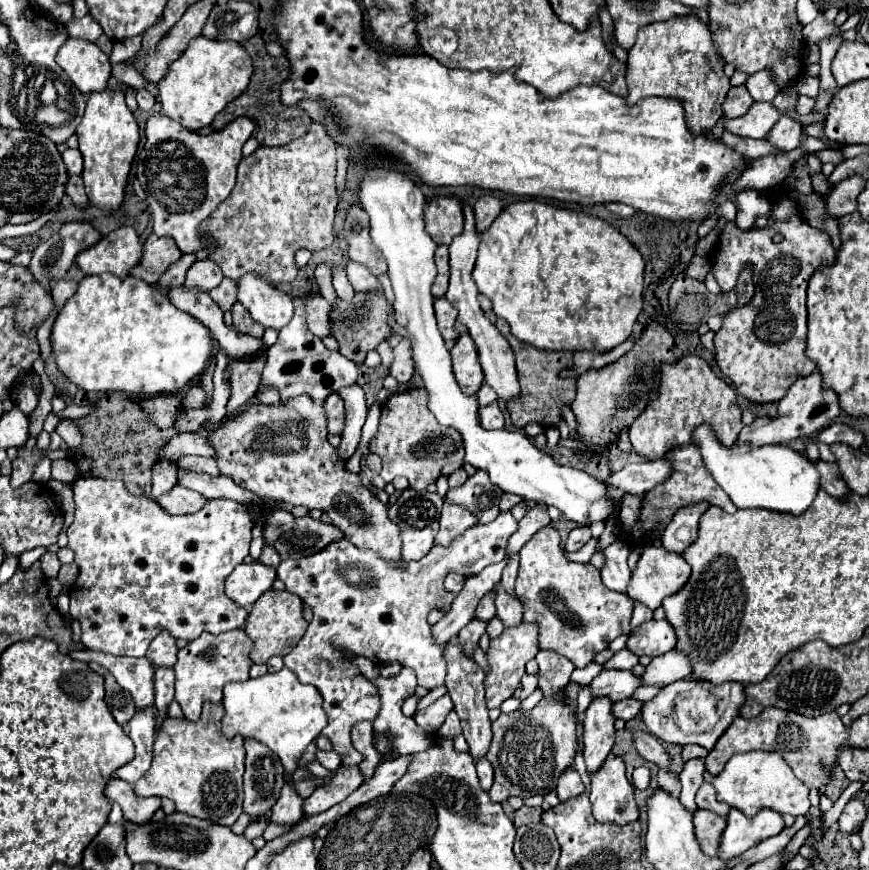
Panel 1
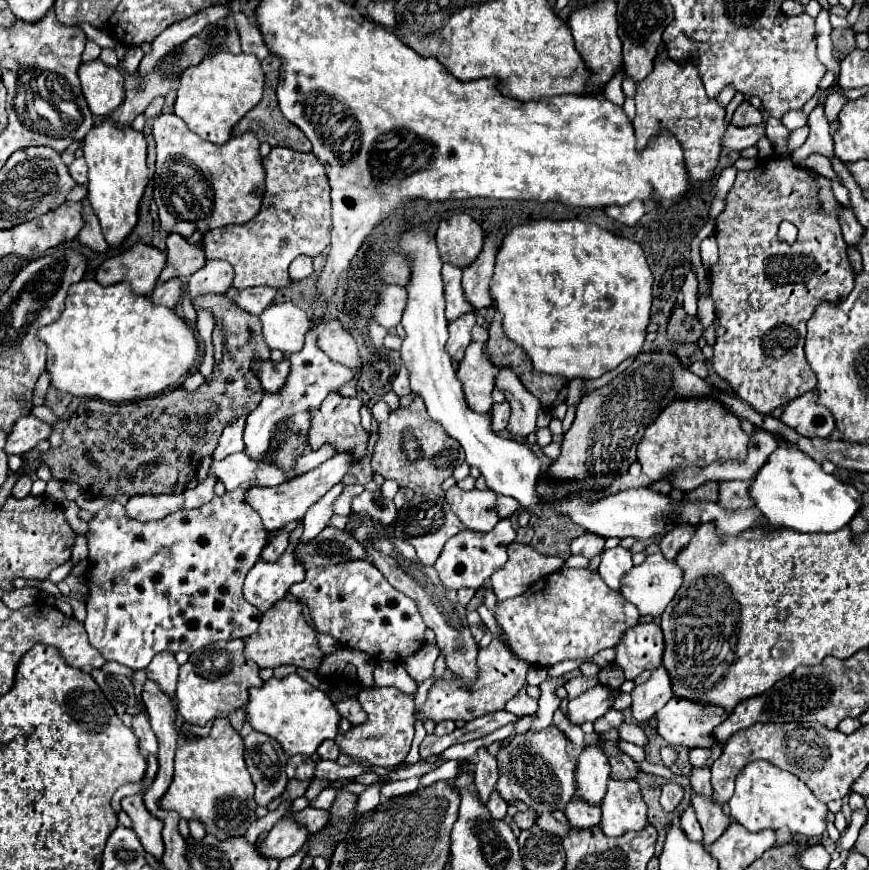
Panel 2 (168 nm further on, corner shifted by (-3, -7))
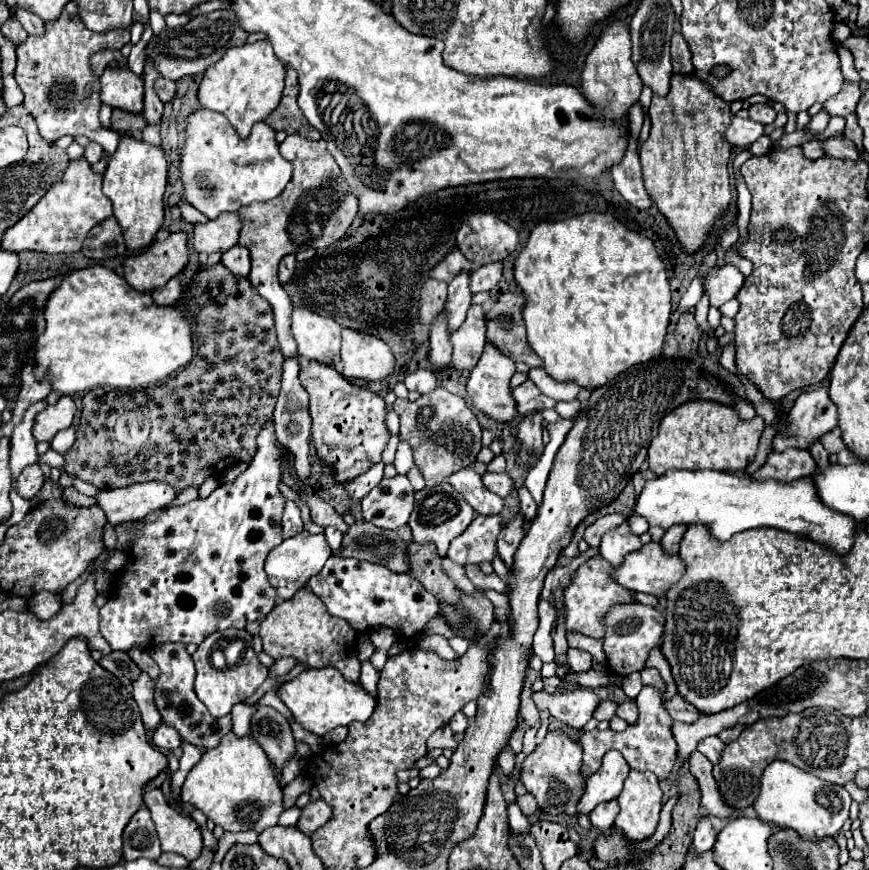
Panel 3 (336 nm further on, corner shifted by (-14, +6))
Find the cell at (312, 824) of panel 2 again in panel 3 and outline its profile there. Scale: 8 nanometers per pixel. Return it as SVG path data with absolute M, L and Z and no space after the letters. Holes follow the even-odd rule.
M315 800L309 802L303 810L301 810L301 818L297 822L297 828L303 830L307 836L311 836L317 828L321 828L327 820L331 818L331 808L327 804L323 804L323 800Z

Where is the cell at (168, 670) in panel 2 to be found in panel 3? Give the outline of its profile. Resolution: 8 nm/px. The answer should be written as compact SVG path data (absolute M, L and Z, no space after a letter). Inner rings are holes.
M179 642L159 644L159 648L151 650L151 656L161 670L155 684L155 704L161 714L161 722L175 728L179 736L183 738L183 742L187 744L199 746L203 750L215 748L215 744L219 744L219 740L233 728L231 714L215 718L207 712L207 708L203 708L203 702L195 696L195 690L193 690L195 668L193 668L193 660L189 652L185 650L185 644L179 644Z

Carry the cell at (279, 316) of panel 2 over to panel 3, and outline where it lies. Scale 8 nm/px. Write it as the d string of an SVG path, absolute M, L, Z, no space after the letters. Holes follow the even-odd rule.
M295 308L293 336L303 360L319 360L321 364L331 364L339 358L341 326L327 316L319 316L307 308Z

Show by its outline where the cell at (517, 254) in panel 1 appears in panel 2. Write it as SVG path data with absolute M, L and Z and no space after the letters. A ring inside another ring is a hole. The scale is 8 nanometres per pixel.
M538 219L512 227L500 243L490 295L502 315L506 335L530 355L536 371L562 375L568 381L574 377L598 379L630 355L640 353L650 321L652 271L636 241L616 237L594 223L578 219Z

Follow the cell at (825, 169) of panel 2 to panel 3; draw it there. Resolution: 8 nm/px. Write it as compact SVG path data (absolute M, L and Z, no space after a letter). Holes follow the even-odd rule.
M807 140L801 148L803 148L803 154L805 154L807 158L811 158L811 160L817 159L824 155L822 144L817 140ZM819 144L821 148L819 147Z

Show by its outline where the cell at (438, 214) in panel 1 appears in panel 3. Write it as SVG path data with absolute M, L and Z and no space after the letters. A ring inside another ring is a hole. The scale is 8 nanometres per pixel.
M491 212L473 214L457 232L457 248L475 268L503 262L519 246L517 232Z

